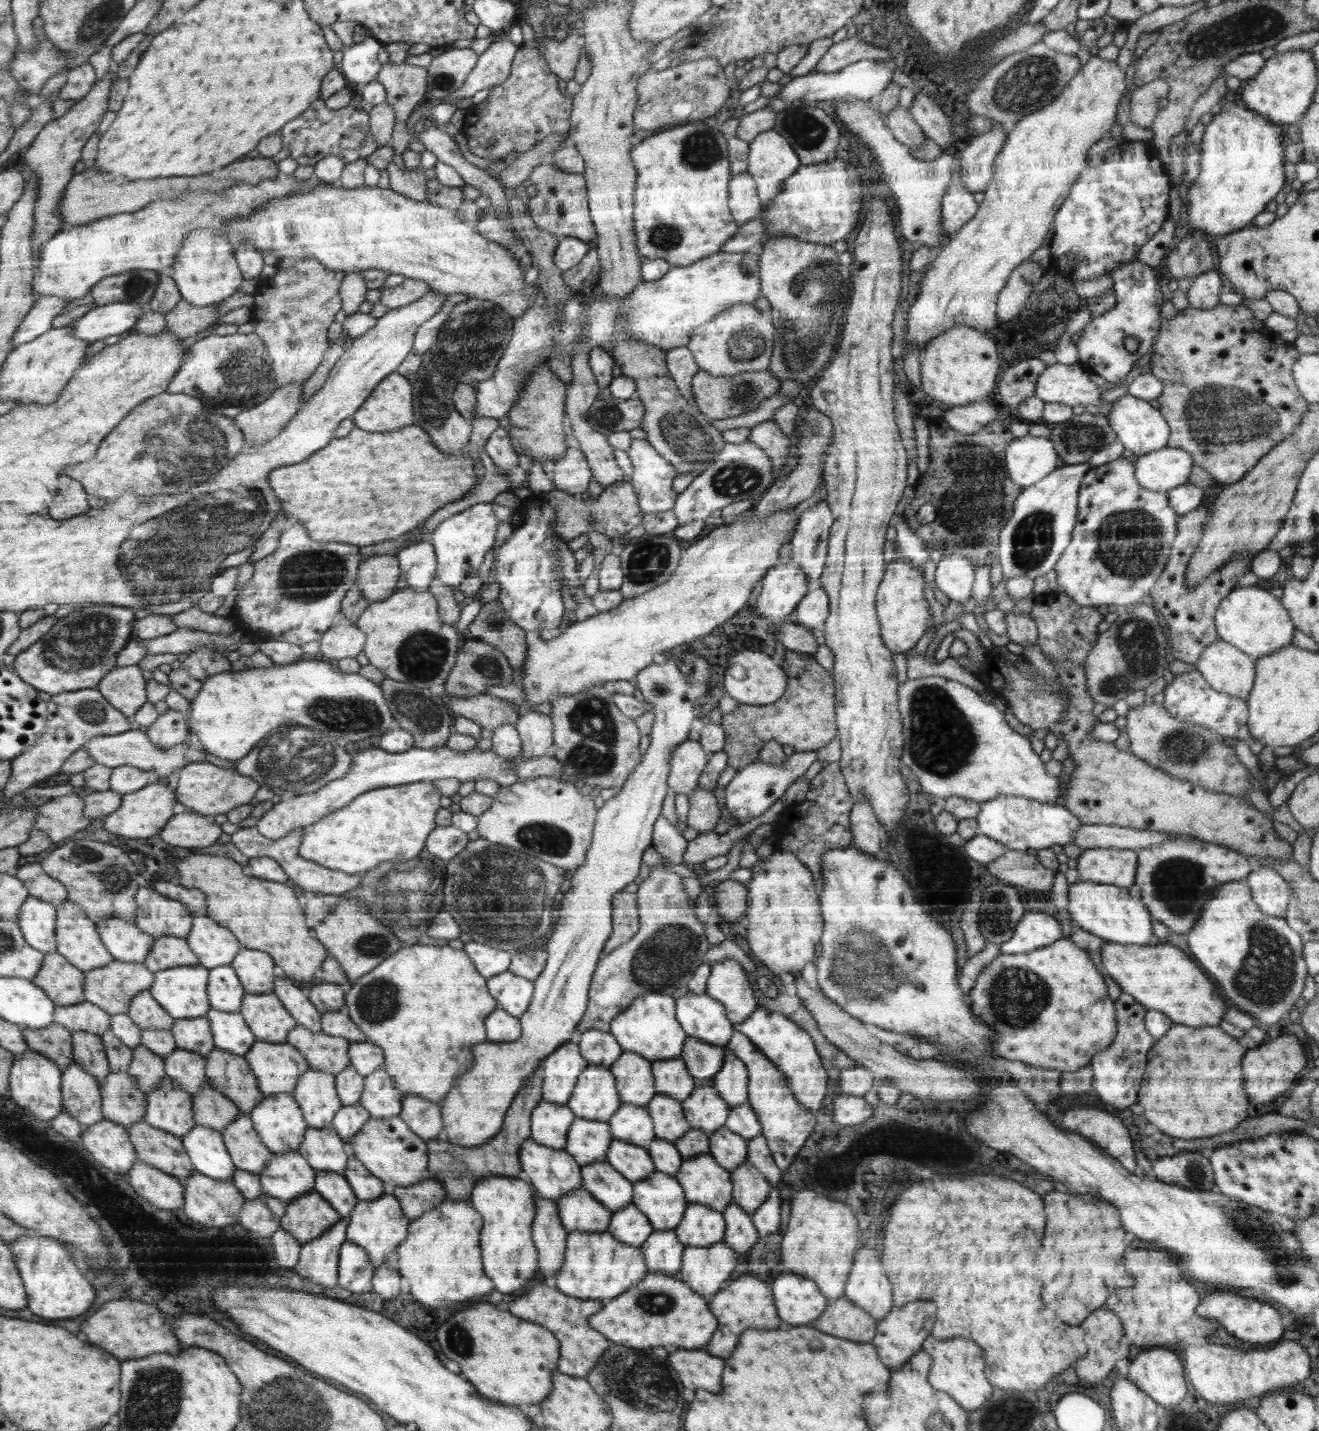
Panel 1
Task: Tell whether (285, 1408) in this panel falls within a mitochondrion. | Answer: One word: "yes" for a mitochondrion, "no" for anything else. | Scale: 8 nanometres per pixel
yes

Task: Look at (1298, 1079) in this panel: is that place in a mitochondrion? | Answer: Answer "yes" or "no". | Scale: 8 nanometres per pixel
no

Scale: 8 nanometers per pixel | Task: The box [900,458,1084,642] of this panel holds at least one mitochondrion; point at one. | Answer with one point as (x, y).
(1031, 537)

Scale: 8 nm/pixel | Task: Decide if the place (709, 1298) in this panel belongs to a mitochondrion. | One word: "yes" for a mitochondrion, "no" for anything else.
no

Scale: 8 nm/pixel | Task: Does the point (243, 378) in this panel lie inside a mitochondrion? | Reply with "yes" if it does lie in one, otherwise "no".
yes

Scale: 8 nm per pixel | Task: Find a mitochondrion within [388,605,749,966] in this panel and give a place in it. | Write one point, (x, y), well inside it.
(494, 888)

